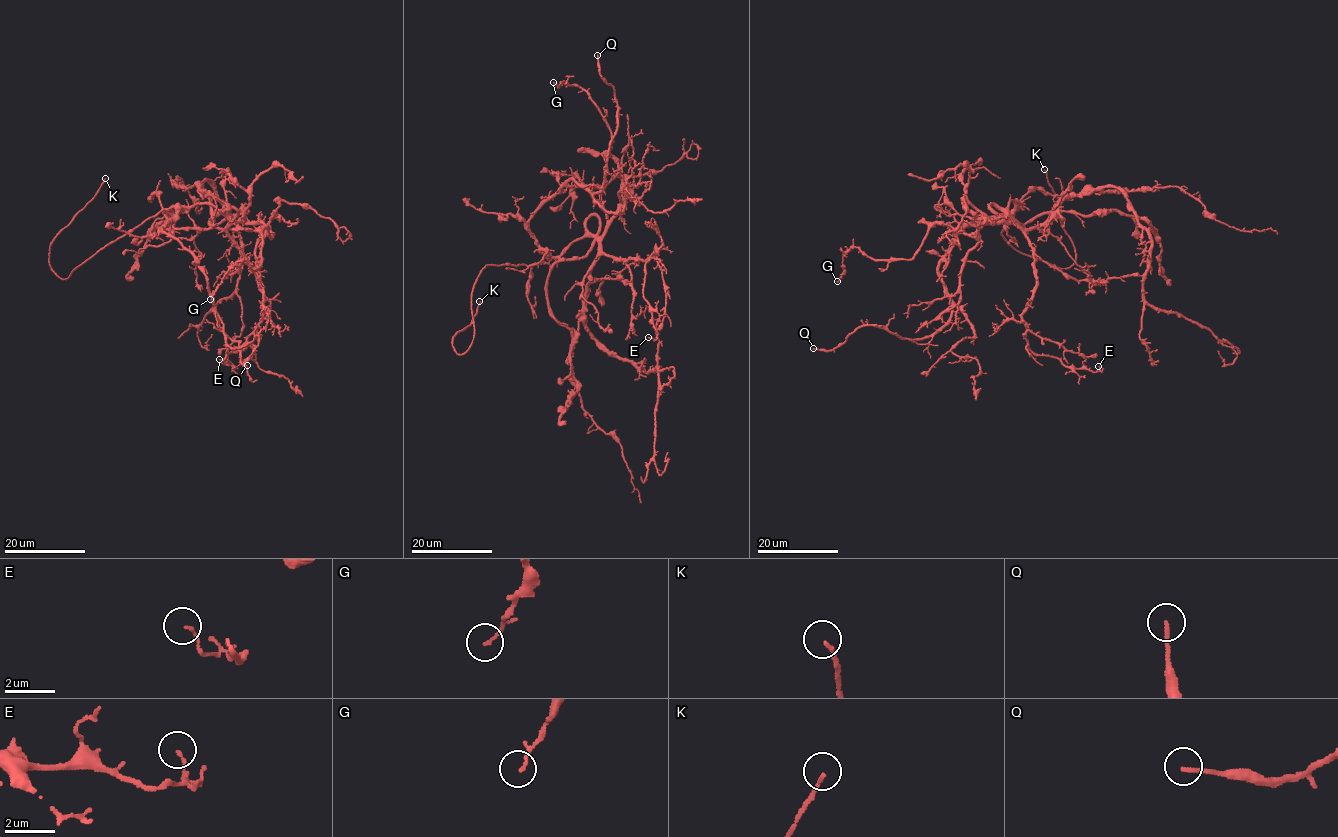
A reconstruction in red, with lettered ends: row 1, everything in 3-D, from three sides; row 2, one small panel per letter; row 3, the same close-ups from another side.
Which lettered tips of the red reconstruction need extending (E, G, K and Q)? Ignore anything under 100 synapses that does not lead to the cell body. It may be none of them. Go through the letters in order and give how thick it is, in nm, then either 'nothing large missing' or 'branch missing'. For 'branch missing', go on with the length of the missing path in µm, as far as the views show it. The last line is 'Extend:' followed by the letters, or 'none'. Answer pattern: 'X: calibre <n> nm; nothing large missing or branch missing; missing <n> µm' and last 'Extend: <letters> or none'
E: calibre 110 nm; nothing large missing
G: calibre 80 nm; nothing large missing
K: calibre 130 nm; branch missing; missing 40 µm
Q: calibre 160 nm; nothing large missing
Extend: K

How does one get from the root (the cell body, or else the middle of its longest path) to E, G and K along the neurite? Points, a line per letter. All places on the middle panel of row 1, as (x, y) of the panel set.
E: (598, 244), (626, 259), (646, 260), (657, 248), (645, 265), (643, 293), (658, 334), (648, 337)
G: (598, 244), (629, 190), (618, 161), (609, 152), (613, 140), (610, 129), (595, 102), (577, 86), (553, 82)
K: (598, 244), (582, 237), (539, 263), (485, 265), (471, 294), (473, 342), (458, 354), (452, 338), (479, 301)

